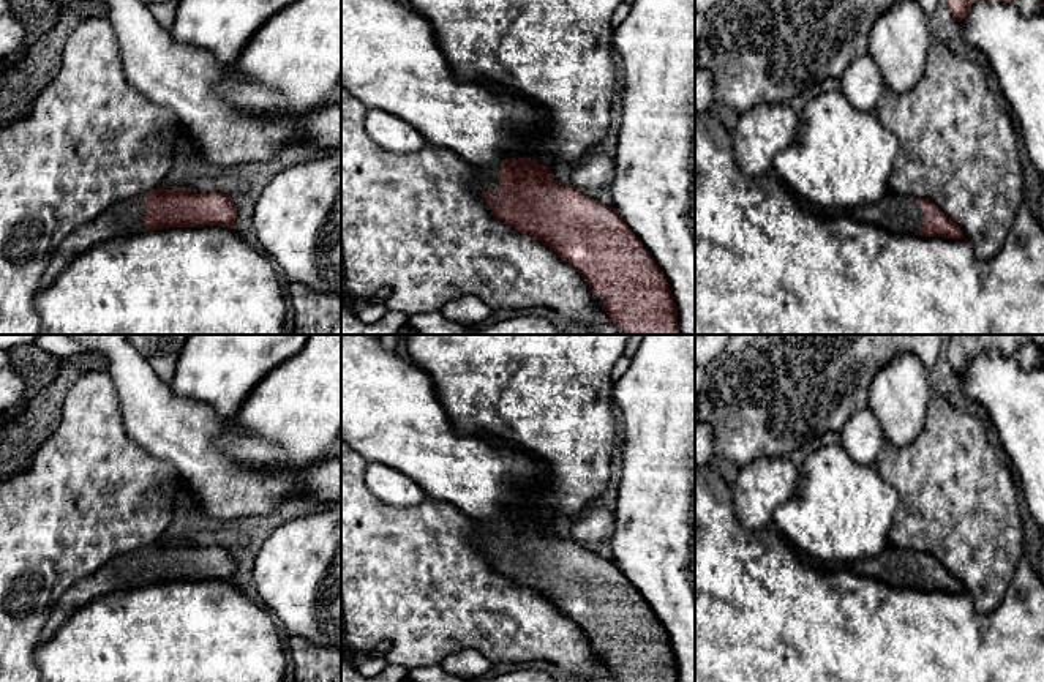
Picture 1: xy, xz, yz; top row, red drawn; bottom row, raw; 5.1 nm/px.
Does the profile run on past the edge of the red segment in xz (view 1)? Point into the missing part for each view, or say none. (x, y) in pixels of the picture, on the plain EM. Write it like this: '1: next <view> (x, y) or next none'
1: next xz (485, 531)

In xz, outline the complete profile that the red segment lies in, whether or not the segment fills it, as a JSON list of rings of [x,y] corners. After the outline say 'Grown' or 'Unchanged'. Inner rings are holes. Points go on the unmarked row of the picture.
[[[509,512],[499,521],[474,519],[474,540],[486,553],[493,570],[550,600],[572,619],[619,682],[679,682],[663,625],[613,560],[572,538],[561,538],[545,518],[531,512]]]. Grown

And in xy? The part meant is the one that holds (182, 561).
[[[155,541],[145,549],[145,554],[142,551],[120,554],[71,586],[52,606],[39,635],[39,644],[51,639],[77,609],[112,592],[169,581],[235,583],[235,560],[229,548],[197,546],[191,541]]]. Grown

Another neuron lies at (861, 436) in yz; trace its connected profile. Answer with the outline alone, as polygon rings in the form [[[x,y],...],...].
[[[866,407],[854,410],[840,431],[842,448],[859,464],[877,466],[884,444],[883,429],[875,414]]]

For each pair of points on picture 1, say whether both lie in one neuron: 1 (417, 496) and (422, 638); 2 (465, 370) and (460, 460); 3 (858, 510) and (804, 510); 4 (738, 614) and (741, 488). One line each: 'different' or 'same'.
1: different
2: different
3: same
4: different

